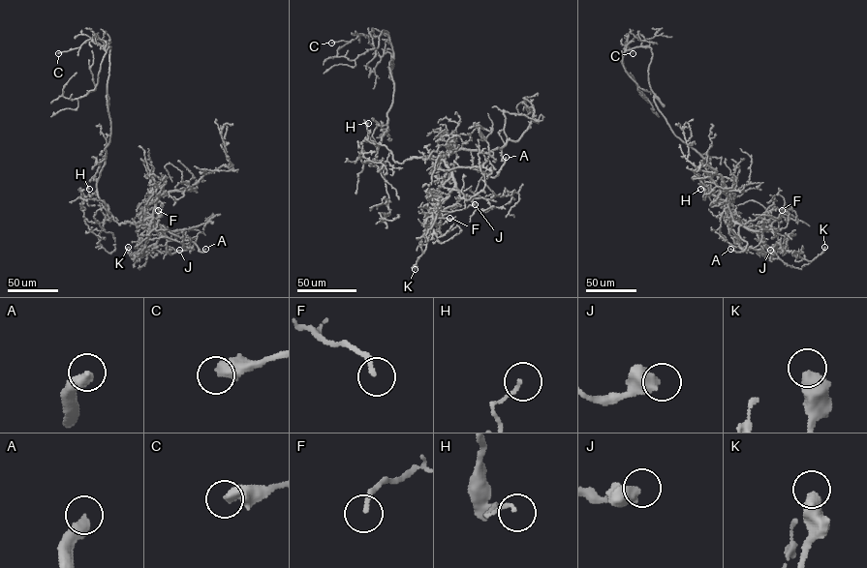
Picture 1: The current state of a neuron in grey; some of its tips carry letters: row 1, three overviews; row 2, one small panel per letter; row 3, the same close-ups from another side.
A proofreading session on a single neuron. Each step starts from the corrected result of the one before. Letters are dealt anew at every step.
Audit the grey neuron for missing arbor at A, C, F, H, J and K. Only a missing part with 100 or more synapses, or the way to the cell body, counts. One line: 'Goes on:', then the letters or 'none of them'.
Goes on: A

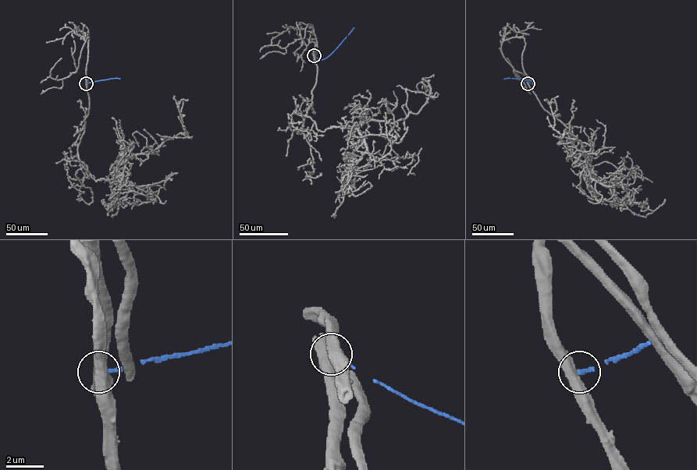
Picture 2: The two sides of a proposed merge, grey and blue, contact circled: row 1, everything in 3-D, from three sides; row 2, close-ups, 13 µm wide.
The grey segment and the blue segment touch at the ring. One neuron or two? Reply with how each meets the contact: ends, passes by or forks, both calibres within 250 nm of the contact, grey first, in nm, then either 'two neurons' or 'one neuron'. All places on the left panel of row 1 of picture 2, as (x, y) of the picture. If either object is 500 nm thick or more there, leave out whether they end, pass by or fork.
calibres 500 and 170 nm; two neurons

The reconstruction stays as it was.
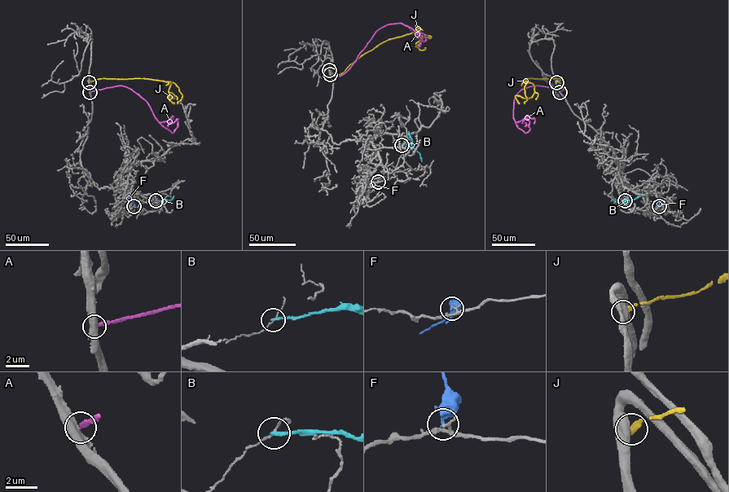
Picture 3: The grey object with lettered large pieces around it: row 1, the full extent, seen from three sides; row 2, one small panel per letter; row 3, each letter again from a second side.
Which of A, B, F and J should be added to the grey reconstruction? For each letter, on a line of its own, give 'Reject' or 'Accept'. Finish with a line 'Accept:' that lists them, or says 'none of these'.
A: Reject
B: Reject
F: Reject
J: Reject
Accept: none of these

